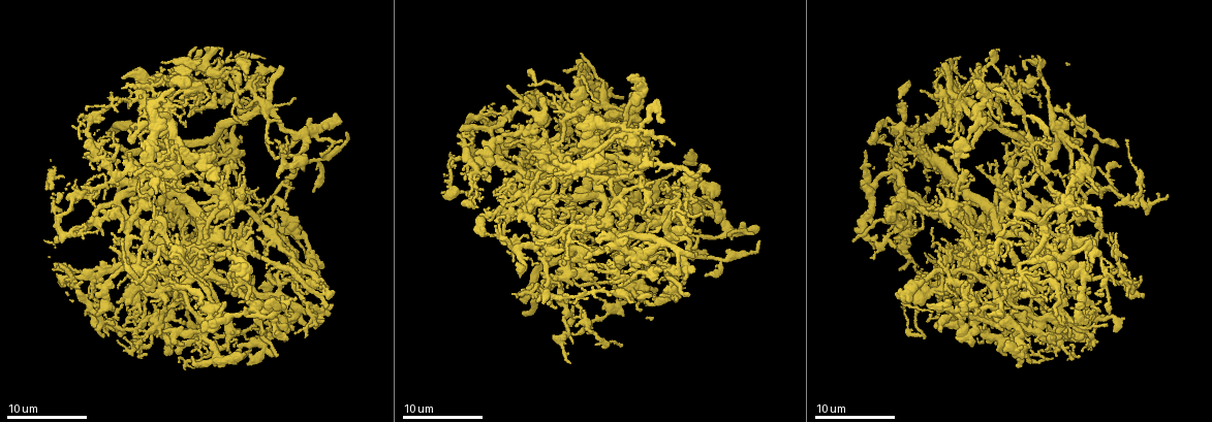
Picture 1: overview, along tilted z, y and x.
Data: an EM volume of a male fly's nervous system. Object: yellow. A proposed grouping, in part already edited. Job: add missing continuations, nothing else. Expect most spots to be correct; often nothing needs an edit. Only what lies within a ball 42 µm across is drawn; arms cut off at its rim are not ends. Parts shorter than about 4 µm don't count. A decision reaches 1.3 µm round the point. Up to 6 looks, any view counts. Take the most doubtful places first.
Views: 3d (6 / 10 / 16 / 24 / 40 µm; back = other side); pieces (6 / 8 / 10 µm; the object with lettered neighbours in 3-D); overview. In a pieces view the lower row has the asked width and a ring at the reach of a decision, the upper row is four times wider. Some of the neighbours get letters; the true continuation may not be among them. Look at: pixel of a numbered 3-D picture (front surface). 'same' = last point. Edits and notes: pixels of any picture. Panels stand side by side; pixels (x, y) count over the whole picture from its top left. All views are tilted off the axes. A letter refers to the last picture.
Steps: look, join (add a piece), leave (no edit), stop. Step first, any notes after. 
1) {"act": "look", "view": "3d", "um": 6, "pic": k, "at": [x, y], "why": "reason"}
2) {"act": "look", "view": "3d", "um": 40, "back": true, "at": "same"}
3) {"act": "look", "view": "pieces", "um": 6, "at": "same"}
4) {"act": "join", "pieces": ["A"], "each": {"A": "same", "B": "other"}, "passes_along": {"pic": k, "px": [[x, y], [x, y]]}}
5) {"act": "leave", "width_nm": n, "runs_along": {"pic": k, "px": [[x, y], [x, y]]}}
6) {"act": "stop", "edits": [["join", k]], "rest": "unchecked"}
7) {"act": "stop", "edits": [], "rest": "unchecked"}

{"act": "look", "view": "3d", "um": 10, "pic": 1, "at": [529, 97], "why": "an open end"}

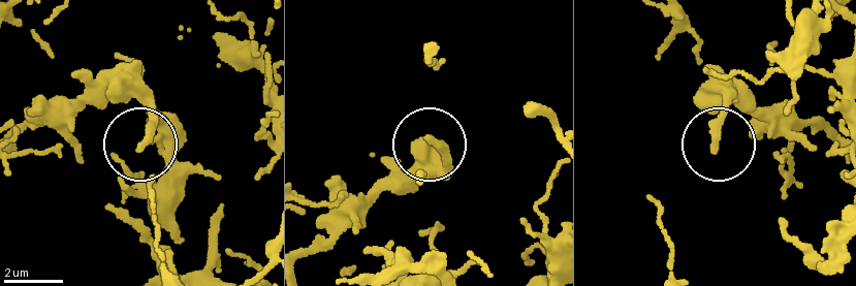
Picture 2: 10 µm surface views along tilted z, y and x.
{"act": "look", "view": "pieces", "um": 10, "pic": 2, "at": [434, 141]}

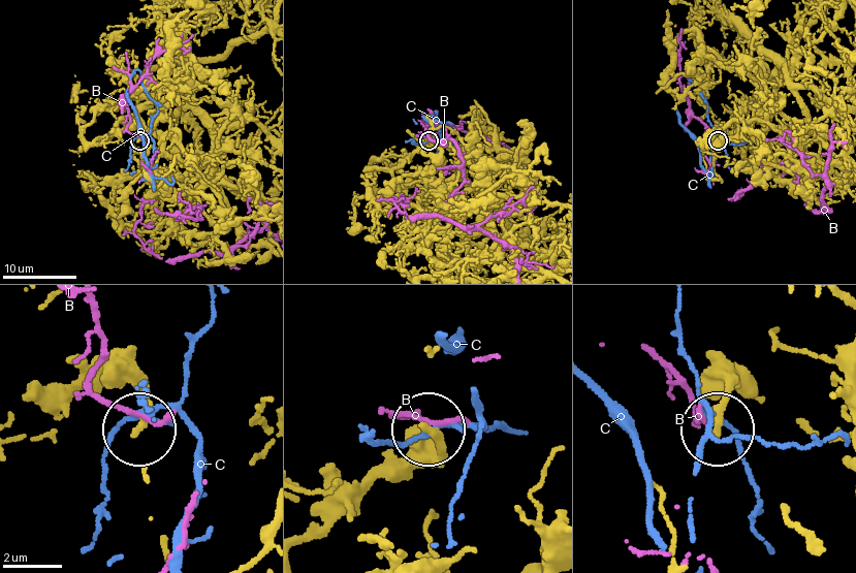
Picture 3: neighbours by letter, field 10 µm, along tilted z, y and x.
{"act": "leave", "each": {"B": "other", "C": "other"}, "runs_along": {"pic": 3, "px": [[756, 399], [730, 386], [720, 425]]}, "found": "no lettered piece goes on from it"}

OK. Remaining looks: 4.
{"act": "look", "view": "3d", "um": 10, "pic": 1, "at": [1069, 277], "why": "an open end"}

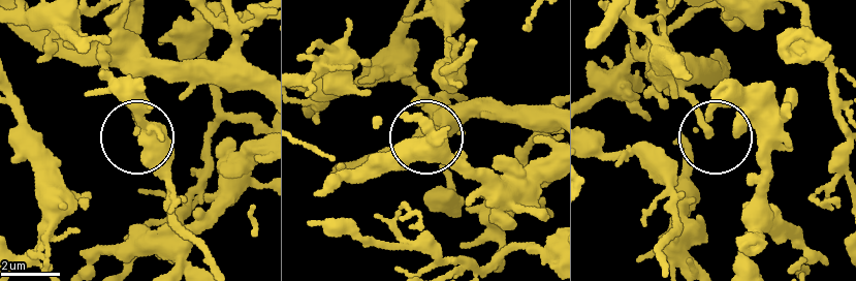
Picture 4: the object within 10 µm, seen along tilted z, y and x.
{"act": "look", "view": "pieces", "um": 8, "pic": 4, "at": [709, 133], "why": "what lies round it"}

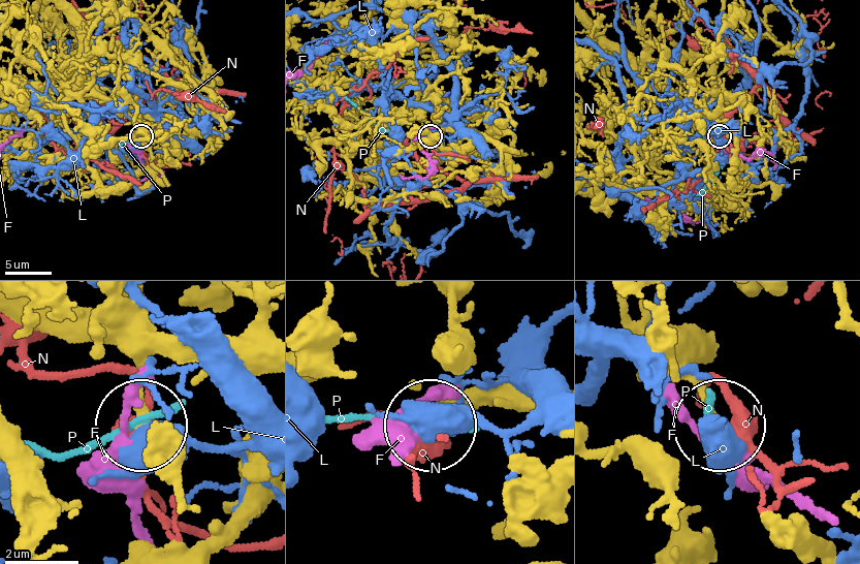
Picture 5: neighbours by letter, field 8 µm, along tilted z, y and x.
{"act": "leave", "width_nm": 250, "each": {"F": "other", "L": "other", "N": "other", "P": "other"}, "found": "no lettered piece goes on from it"}

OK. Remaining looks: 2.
{"act": "look", "view": "pieces", "um": 8, "pic": 1, "at": [1119, 164], "why": "free end"}

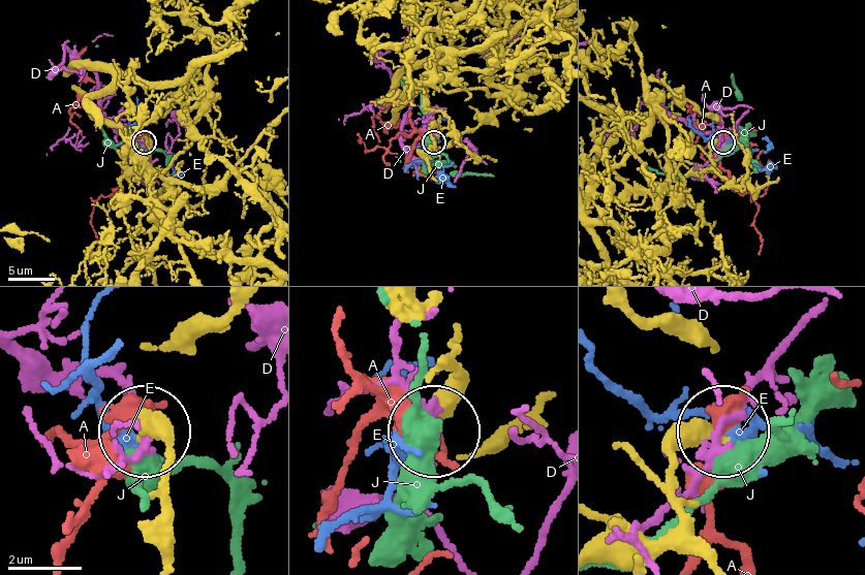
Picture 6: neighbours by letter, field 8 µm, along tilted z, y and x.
{"act": "leave", "each": {"A": "other", "D": "other", "E": "other", "J": "other"}, "runs_along": {"pic": 6, "px": [[595, 553], [665, 540], [679, 510], [672, 456], [718, 438]]}, "found": "no lettered piece goes on from it"}

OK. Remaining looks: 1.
{"act": "stop", "edits": [], "rest": "unchecked"}

